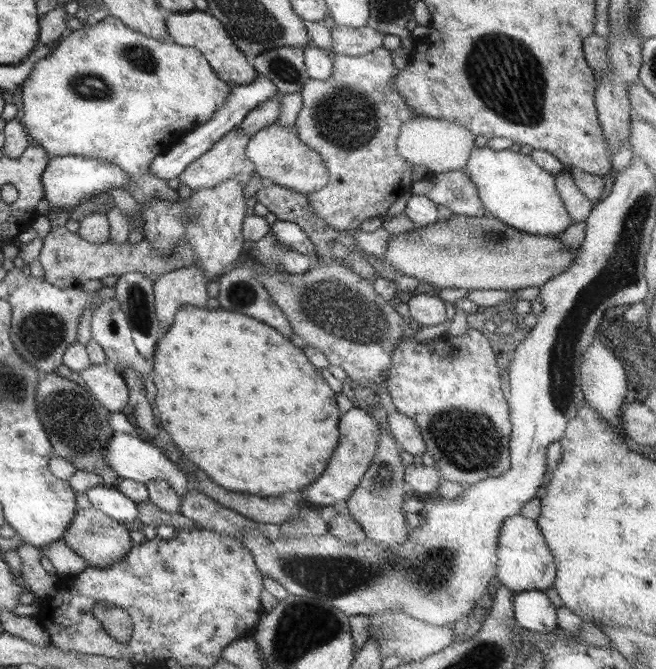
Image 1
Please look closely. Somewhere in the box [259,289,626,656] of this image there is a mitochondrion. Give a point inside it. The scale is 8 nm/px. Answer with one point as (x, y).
(334, 576)

